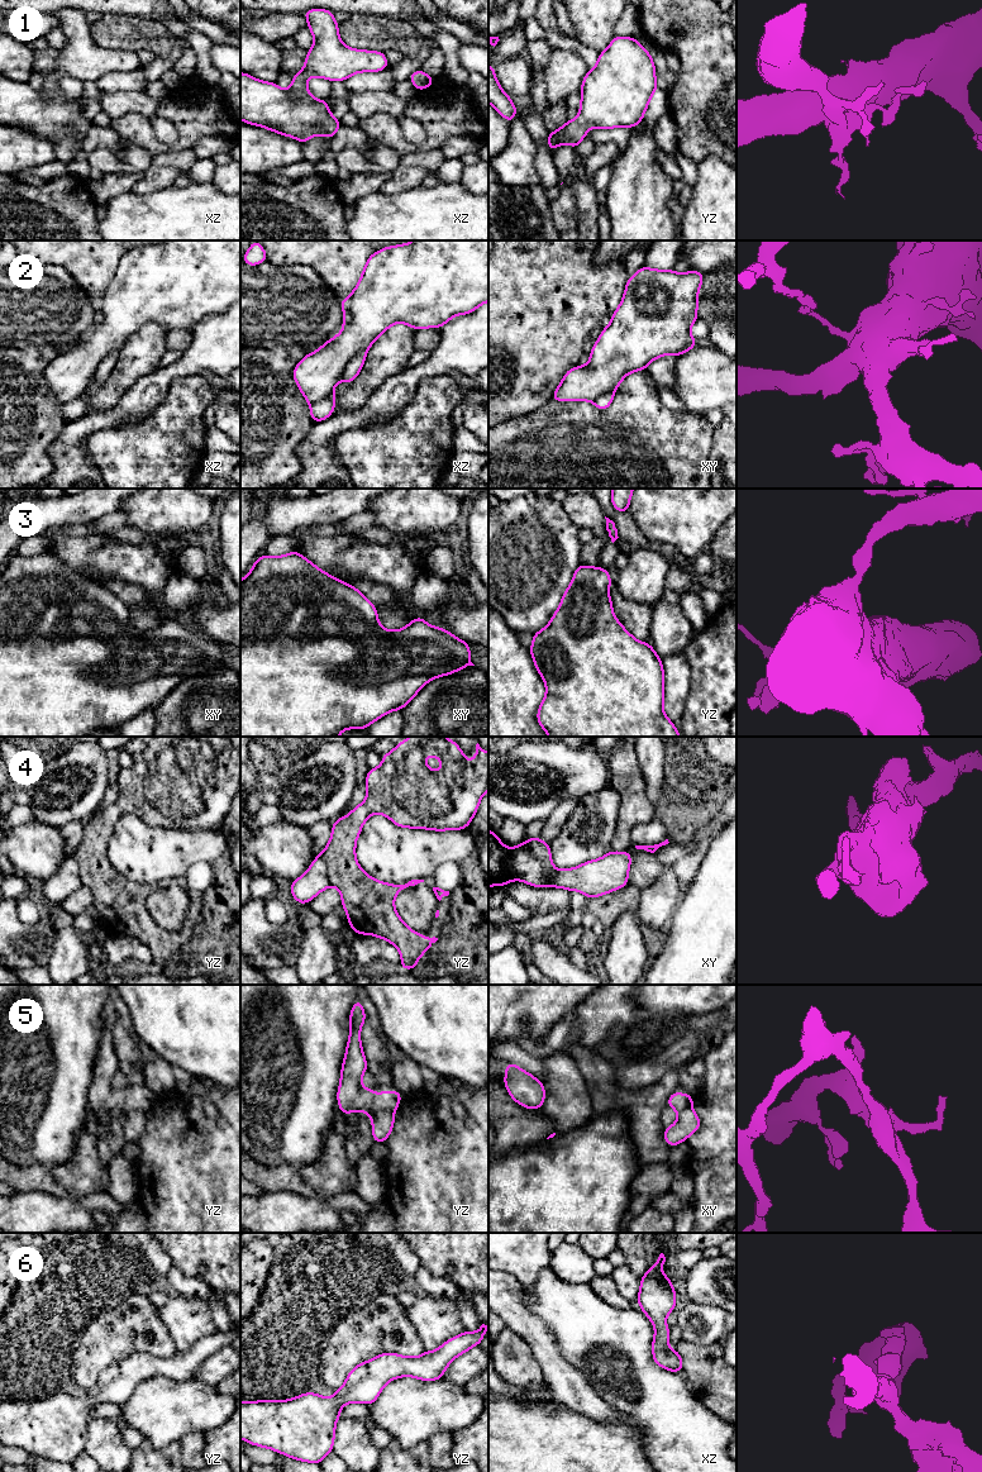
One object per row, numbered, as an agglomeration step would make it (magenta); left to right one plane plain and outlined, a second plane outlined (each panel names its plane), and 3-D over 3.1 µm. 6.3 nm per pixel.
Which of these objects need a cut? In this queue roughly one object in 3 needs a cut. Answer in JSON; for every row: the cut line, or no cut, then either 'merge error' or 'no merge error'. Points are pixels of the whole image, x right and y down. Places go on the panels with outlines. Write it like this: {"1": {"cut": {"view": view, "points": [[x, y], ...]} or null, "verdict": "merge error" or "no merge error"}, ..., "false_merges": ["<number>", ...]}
{"1": {"cut": null, "verdict": "no merge error"}, "2": {"cut": {"view": "xz", "points": [[366, 352], [357, 353], [348, 362], [339, 379]]}, "verdict": "merge error"}, "3": {"cut": null, "verdict": "no merge error"}, "4": {"cut": {"view": "xy", "points": [[524, 842], [543, 866], [543, 872], [549, 877]]}, "verdict": "merge error"}, "5": {"cut": {"view": "yz", "points": [[392, 1111], [376, 1110], [370, 1115]]}, "verdict": "merge error"}, "6": {"cut": null, "verdict": "no merge error"}, "false_merges": ["2", "4", "5"]}

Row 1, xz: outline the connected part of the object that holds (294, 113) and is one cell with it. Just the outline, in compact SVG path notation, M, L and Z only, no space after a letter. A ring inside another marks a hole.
M309 9L302 15L308 19L308 28L314 35L314 44L308 51L304 68L292 76L289 90L282 90L276 82L264 82L240 72L240 120L281 135L292 137L301 144L315 134L333 139L342 124L332 115L328 99L316 100L311 96L306 85L310 77L345 81L358 72L380 72L390 66L383 52L345 47L339 38L339 24L335 22L334 13L326 9Z

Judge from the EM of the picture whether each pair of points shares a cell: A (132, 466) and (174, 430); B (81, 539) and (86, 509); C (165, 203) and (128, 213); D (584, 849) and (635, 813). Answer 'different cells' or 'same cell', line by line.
A: same cell
B: different cells
C: same cell
D: different cells

